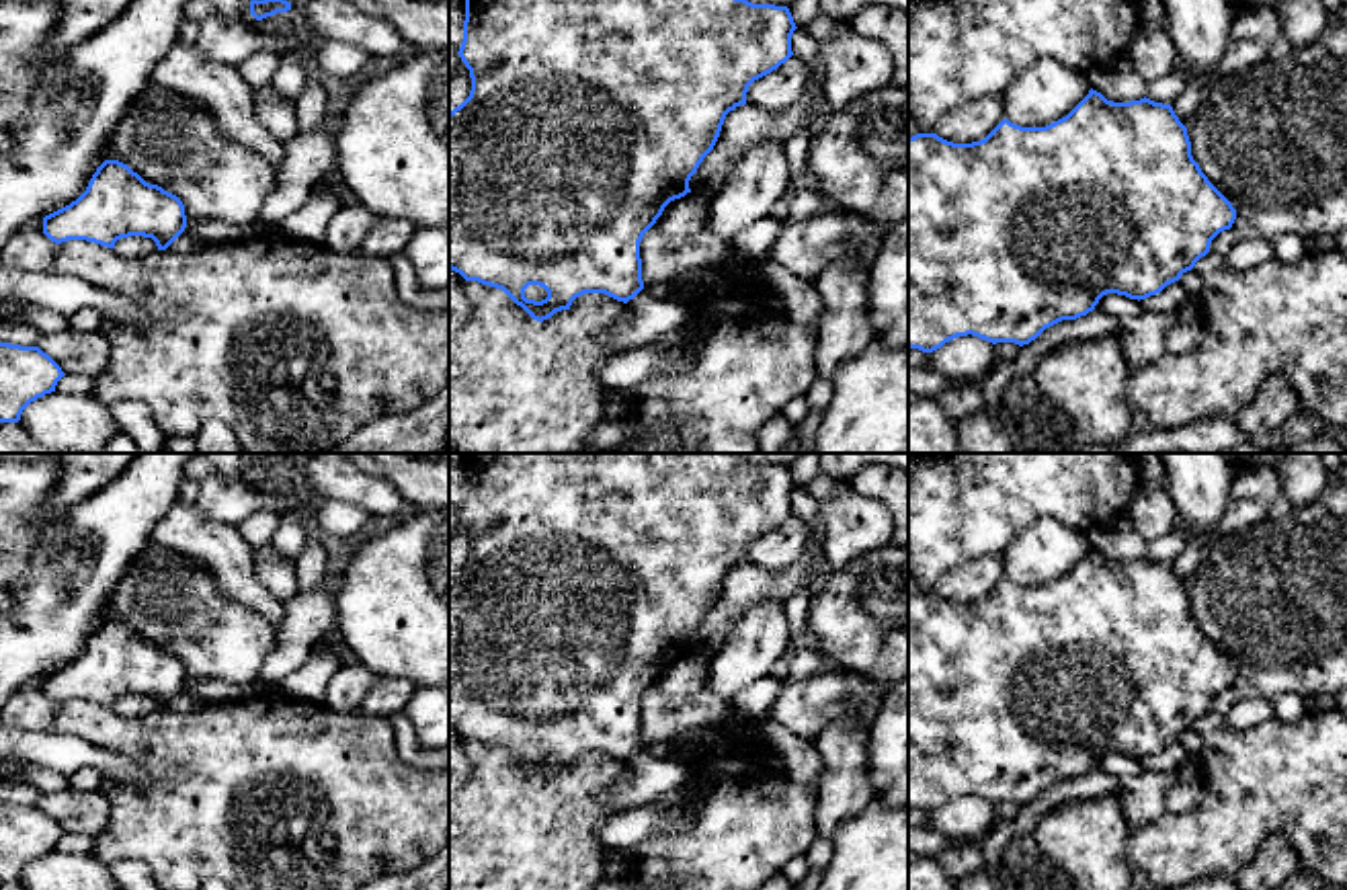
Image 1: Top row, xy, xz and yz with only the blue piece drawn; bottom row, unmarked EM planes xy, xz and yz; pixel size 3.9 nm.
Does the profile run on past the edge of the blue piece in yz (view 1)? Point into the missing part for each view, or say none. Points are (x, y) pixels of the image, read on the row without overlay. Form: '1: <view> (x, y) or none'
1: none

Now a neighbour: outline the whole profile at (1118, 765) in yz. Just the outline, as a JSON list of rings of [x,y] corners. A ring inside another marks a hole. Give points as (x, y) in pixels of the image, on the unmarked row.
[[[1117,753],[1103,755],[1095,769],[1119,777],[1121,781],[1128,781],[1130,777],[1146,771],[1138,759],[1130,759]]]

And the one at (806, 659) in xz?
[[[798,642],[789,664],[791,681],[808,679],[824,671],[828,664],[830,660],[816,646]]]

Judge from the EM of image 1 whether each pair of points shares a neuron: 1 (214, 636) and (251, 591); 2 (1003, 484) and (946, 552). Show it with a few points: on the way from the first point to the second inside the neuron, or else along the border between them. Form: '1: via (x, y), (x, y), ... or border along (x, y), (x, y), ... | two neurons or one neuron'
1: border along (206, 571), (224, 593), (259, 612), (275, 628) | two neurons
2: via (987, 501), (952, 536) | one neuron

